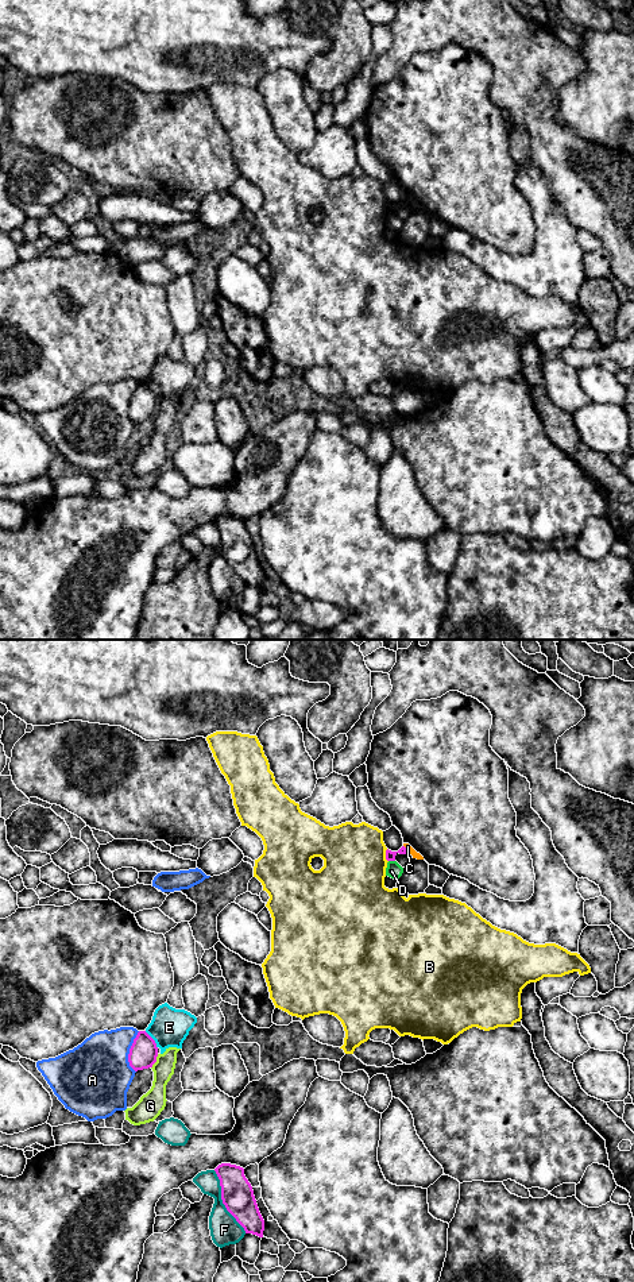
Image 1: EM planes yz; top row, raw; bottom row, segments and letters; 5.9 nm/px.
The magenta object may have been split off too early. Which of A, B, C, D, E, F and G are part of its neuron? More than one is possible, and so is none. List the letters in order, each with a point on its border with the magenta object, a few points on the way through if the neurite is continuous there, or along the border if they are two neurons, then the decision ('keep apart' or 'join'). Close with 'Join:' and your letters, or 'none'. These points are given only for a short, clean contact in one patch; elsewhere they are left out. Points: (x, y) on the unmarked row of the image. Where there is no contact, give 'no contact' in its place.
A: yz (130, 404) | keep apart
B: yz (386, 208) | keep apart
C: yz (405, 201) | along yz (404, 197), (410, 205) | keep apart
D: yz (391, 212) | along yz (389, 212), (394, 213) | keep apart
E: yz (153, 392) | keep apart
F: yz (223, 553) | keep apart
G: yz (155, 413) | along yz (158, 406), (151, 420) | keep apart
Join: none

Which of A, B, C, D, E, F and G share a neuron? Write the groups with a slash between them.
A / B / C / D / E G / F

